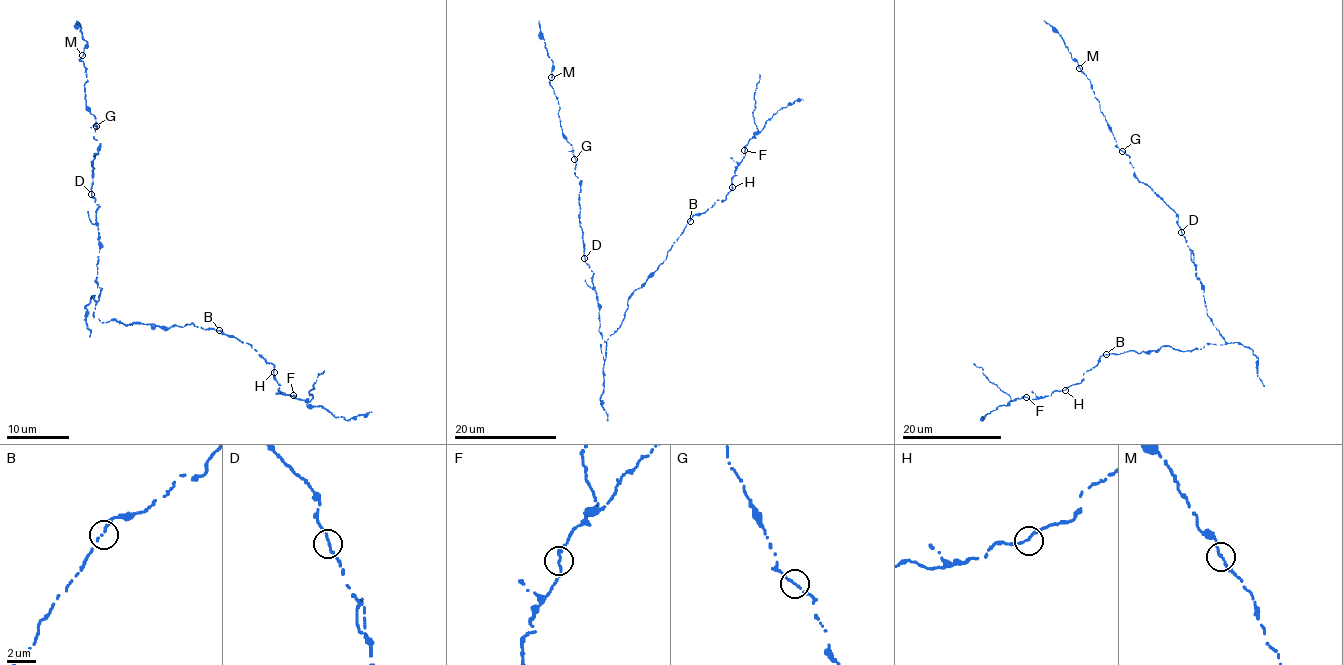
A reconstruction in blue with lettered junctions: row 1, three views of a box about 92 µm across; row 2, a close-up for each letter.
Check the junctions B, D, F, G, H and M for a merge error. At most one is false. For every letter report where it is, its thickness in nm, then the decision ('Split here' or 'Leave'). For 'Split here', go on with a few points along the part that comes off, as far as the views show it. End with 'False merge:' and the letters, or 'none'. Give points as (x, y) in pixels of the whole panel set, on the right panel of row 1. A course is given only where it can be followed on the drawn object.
B: Place: (1106, 354). Thickness 170 nm. Leave
D: Place: (1181, 232). Thickness 170 nm. Leave
F: Place: (1026, 397). Thickness 170 nm. Leave
G: Place: (1122, 151). Thickness 150 nm. Leave
H: Place: (1065, 390). Thickness 170 nm. Leave
M: Place: (1079, 68). Thickness 150 nm. Leave
False merge: none

